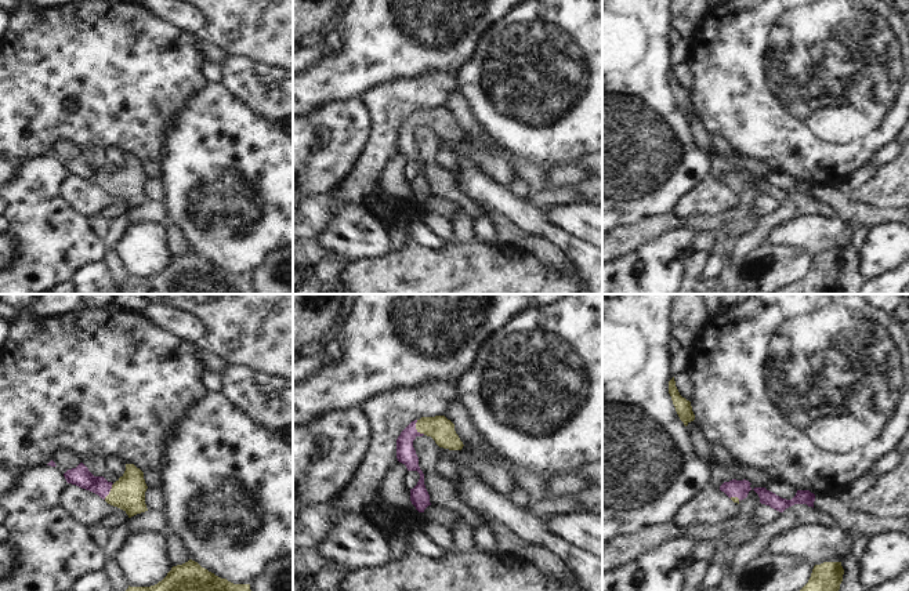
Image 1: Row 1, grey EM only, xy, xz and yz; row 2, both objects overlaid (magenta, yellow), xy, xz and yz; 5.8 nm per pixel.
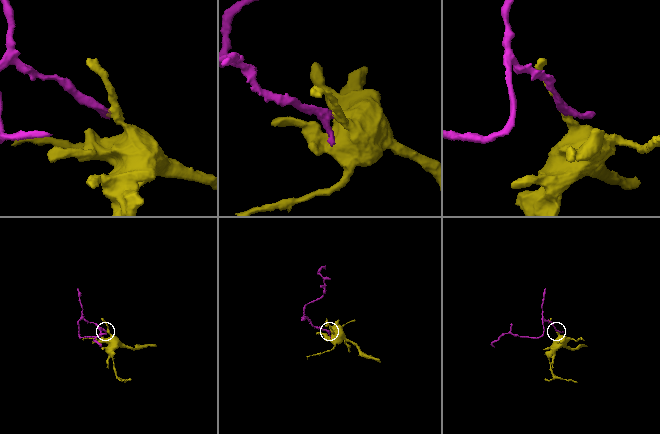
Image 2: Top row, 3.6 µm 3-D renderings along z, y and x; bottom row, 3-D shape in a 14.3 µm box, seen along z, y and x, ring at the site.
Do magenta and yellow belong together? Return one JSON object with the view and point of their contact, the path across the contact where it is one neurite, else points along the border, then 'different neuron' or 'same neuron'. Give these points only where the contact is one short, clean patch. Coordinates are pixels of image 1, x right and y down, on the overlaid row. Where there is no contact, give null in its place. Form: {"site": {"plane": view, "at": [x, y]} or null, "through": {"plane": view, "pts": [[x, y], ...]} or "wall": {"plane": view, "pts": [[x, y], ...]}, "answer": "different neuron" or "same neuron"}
{"site": {"plane": "xz", "at": [415, 428]}, "through": {"plane": "xz", "pts": [[406, 454], [406, 437], [415, 428], [439, 428]]}, "answer": "same neuron"}

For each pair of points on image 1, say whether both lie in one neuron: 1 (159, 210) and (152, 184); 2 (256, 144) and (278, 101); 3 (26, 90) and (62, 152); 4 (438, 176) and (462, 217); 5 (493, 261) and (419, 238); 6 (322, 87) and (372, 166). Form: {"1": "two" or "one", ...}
{"1": "two", "2": "two", "3": "two", "4": "two", "5": "two", "6": "two"}

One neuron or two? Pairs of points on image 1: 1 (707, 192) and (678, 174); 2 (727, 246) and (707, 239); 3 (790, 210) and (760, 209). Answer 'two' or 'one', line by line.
1: two
2: two
3: two

